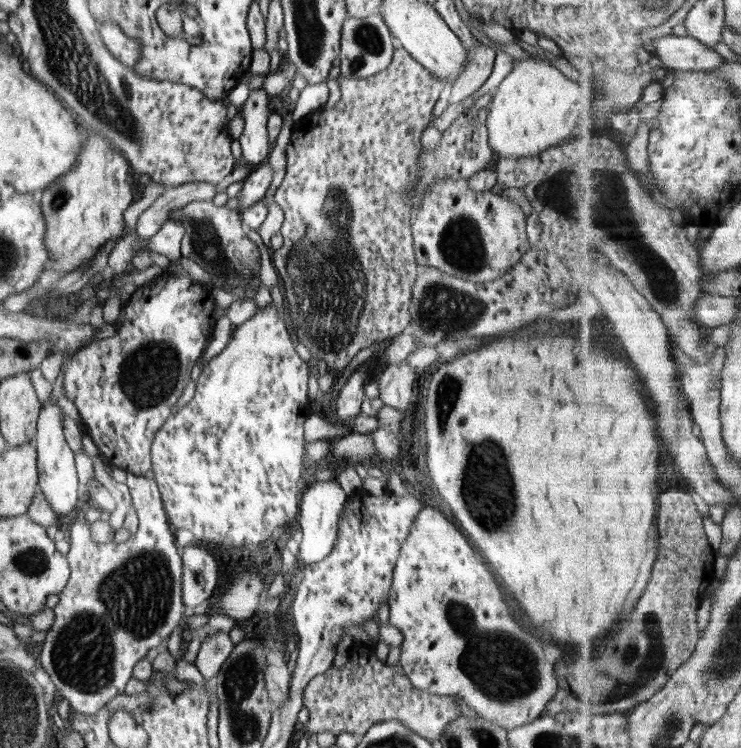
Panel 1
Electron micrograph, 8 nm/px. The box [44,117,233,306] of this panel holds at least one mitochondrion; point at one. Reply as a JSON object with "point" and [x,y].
{"point":[61,195]}

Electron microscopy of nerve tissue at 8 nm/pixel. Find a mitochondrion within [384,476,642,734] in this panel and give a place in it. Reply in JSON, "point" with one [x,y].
{"point":[483,656]}

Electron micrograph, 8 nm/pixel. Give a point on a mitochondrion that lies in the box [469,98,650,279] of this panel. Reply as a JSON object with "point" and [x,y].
{"point":[551,192]}

